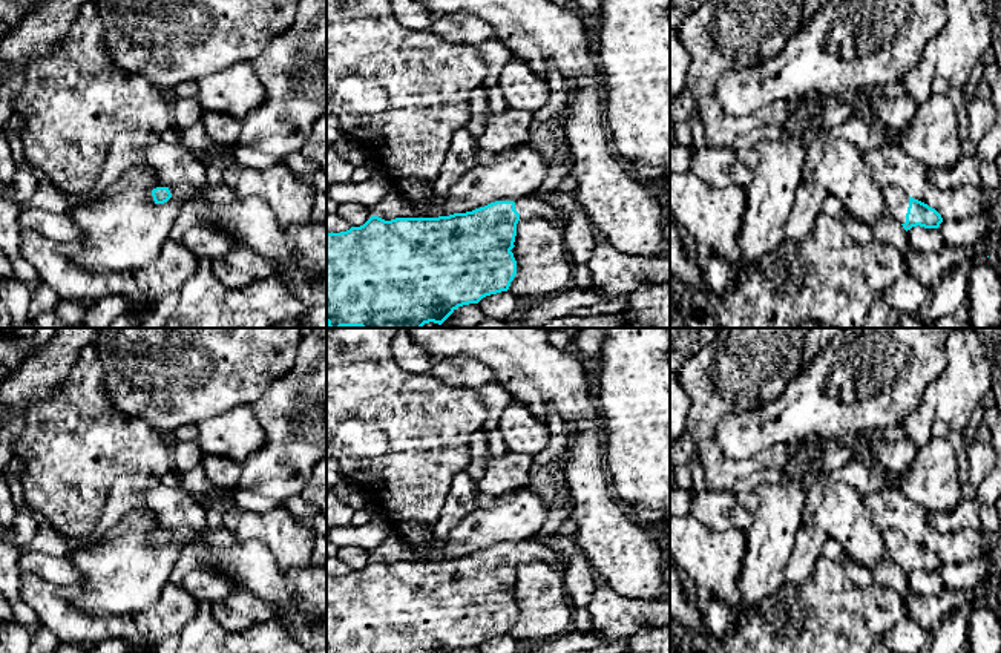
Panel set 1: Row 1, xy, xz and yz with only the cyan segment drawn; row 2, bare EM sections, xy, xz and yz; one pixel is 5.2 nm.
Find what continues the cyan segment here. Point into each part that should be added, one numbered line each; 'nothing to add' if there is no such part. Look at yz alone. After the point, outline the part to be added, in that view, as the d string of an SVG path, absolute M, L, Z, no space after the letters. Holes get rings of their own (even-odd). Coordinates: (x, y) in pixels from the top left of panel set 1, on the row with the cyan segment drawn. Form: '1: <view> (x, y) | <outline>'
1: yz (897, 201) | M888 184L883 189L889 215L900 224L906 222L906 213L909 207L909 196L898 187Z

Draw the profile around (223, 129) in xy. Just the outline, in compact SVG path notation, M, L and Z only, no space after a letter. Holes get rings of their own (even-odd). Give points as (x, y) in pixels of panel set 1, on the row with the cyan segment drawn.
M202 110L201 123L207 135L218 144L228 147L238 143L242 132L242 124L239 120L221 112Z

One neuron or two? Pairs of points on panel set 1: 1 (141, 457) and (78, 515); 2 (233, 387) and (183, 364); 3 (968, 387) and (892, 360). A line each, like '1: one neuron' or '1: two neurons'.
1: one neuron
2: one neuron
3: two neurons

